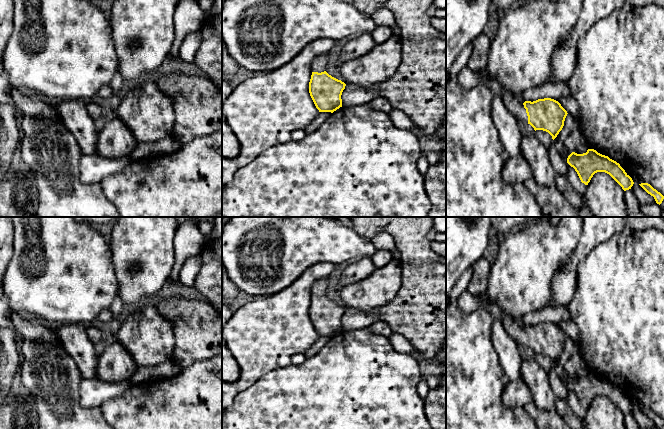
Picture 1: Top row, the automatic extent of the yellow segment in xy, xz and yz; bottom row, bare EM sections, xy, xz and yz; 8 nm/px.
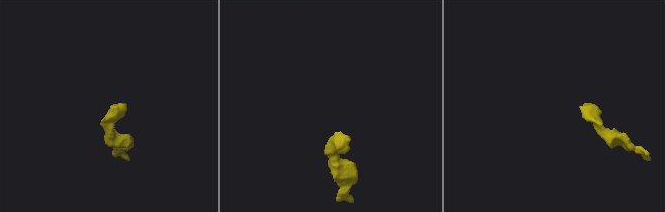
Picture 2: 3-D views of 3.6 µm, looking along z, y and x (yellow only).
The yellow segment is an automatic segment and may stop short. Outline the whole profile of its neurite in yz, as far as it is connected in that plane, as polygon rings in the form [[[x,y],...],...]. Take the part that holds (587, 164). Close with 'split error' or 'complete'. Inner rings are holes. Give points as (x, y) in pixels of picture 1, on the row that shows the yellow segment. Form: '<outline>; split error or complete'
[[[588,149],[583,154],[572,152],[567,158],[567,163],[575,169],[581,182],[585,185],[588,185],[593,175],[597,172],[609,174],[624,191],[631,189],[634,184],[632,178],[619,163],[594,149]]]; complete

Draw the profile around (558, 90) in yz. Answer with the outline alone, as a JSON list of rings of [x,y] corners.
[[[547,81],[540,86],[524,91],[521,96],[525,101],[531,102],[544,98],[559,101],[560,98],[571,96],[571,93],[565,81],[557,83]]]

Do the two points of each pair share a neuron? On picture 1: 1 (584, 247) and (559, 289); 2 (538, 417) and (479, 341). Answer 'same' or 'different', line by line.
1: same
2: different

